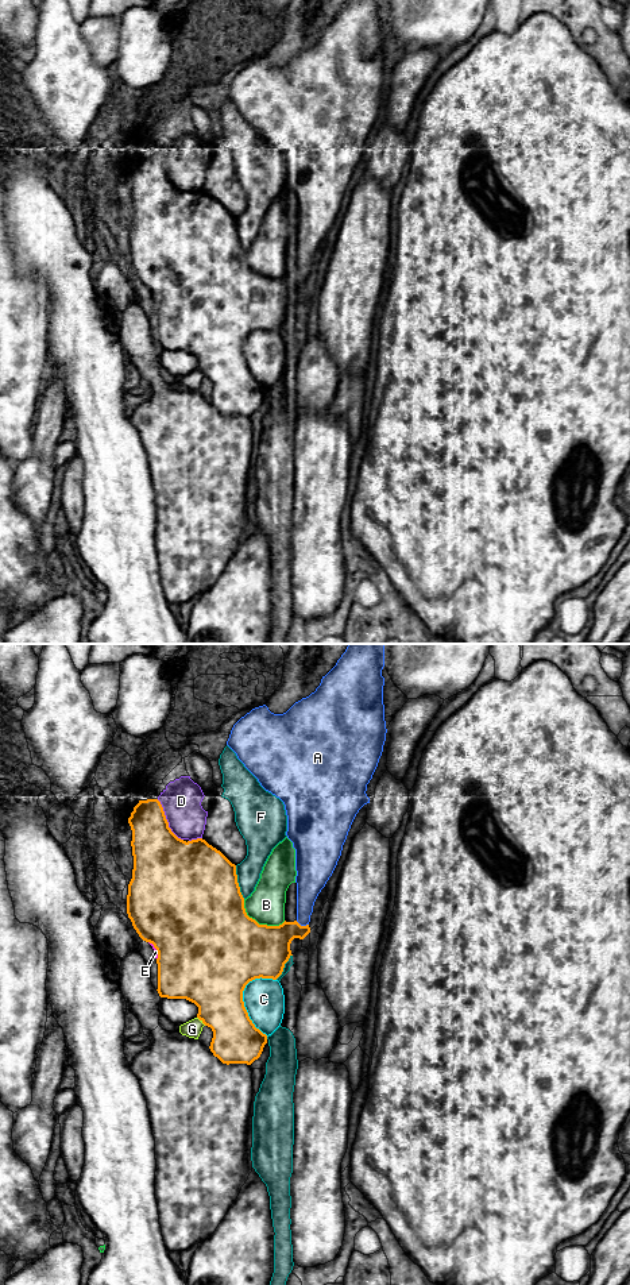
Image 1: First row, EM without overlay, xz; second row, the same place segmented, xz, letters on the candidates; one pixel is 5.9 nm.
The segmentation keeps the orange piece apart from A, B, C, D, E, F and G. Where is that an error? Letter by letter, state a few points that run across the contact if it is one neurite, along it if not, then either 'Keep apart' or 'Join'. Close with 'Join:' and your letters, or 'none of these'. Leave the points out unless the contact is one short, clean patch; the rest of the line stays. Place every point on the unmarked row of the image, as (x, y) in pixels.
A: Line: xz (267, 300), (286, 284), (302, 278), (304, 257), (309, 238). Join
B: Keep apart
C: Keep apart
D: Keep apart
E: Keep apart
F: Keep apart
G: Keep apart
Join: A

